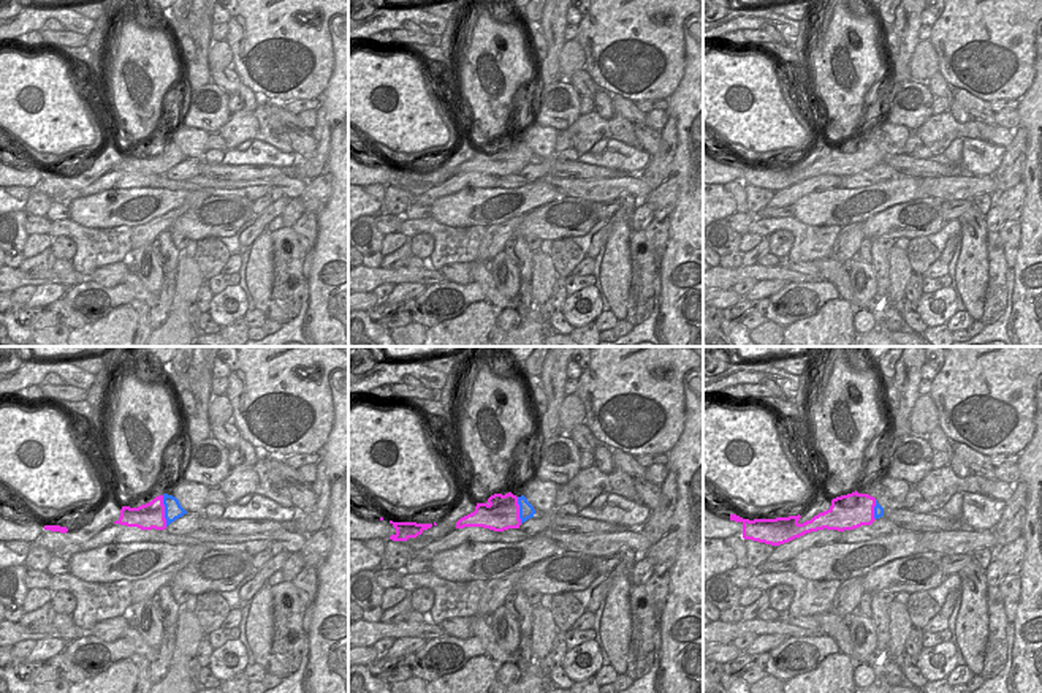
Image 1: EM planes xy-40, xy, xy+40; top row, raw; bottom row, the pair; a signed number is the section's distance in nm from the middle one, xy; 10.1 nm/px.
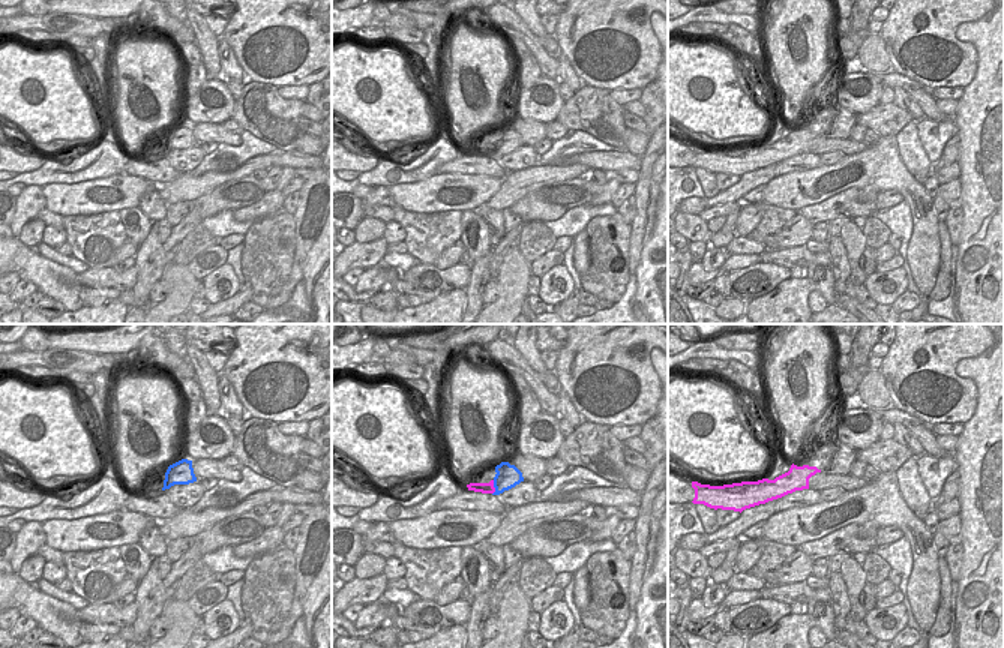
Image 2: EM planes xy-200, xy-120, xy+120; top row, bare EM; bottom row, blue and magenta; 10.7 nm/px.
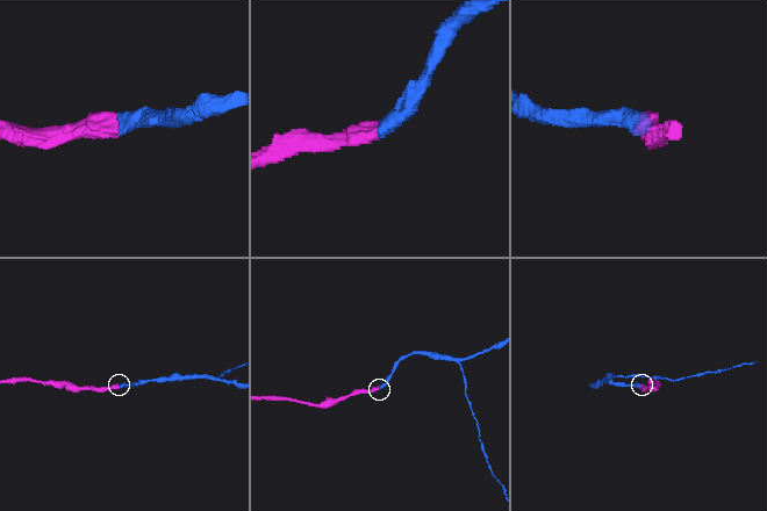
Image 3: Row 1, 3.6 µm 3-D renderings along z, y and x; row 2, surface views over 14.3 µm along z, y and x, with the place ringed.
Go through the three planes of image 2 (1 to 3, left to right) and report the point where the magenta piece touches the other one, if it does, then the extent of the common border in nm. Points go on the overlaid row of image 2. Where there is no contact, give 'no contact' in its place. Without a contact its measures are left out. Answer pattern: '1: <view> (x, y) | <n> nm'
1: no contact
2: xy-120 (494, 486) | 160 nm
3: no contact

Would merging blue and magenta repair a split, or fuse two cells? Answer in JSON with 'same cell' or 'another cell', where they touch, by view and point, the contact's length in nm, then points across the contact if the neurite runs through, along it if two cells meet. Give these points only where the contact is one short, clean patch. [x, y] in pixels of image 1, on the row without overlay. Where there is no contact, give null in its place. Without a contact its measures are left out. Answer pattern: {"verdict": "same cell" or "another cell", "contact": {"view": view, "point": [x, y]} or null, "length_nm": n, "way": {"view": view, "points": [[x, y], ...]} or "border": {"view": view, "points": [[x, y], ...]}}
{"verdict": "same cell", "contact": {"view": "xy-40", "point": [165, 157]}, "length_nm": 320}

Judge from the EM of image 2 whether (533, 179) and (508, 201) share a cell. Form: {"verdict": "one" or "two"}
{"verdict": "one"}

